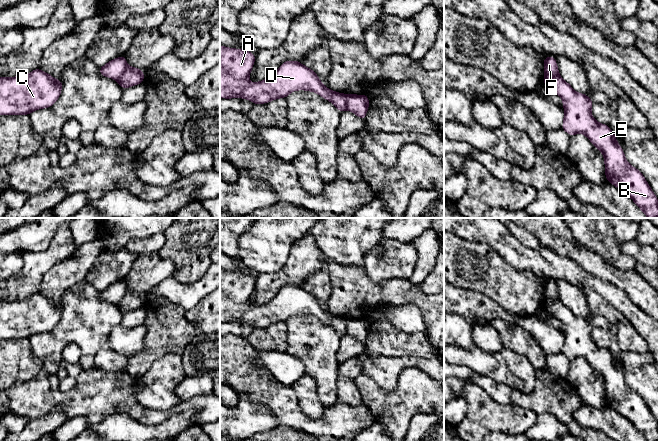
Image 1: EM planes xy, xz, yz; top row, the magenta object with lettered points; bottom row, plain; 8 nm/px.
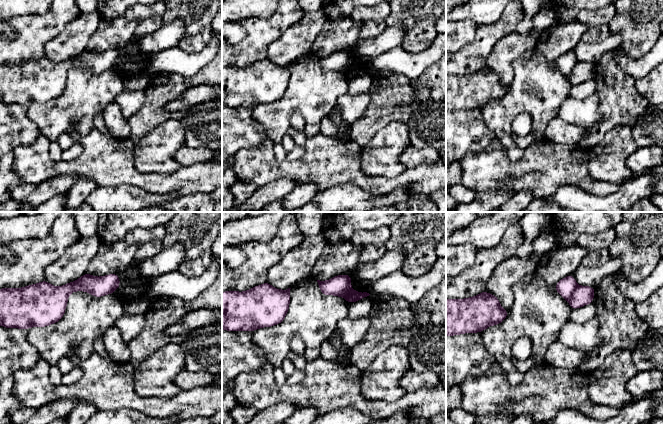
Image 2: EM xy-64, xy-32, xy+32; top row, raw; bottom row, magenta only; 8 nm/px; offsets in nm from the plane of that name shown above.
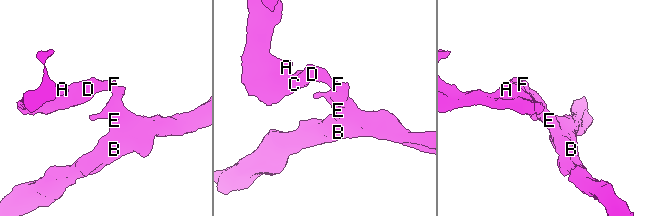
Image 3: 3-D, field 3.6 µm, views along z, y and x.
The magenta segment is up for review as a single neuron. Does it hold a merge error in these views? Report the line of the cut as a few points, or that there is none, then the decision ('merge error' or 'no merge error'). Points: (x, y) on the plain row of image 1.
cut in xy along (128, 290), (118, 305); merge error

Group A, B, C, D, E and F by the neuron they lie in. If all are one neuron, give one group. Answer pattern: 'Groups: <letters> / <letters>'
Groups: A C D F / B E

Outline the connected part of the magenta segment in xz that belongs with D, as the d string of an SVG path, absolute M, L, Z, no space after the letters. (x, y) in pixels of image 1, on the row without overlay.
M220 269L220 321L225 323L238 321L251 324L254 328L263 328L277 322L286 322L292 315L307 314L316 316L332 326L340 336L346 334L346 319L326 312L317 298L299 285L285 285L269 302L251 307L248 301L254 286L255 279L251 276Z

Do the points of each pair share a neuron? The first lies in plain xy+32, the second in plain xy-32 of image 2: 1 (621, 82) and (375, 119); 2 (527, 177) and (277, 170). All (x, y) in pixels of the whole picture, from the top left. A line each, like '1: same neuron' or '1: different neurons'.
1: same neuron
2: same neuron

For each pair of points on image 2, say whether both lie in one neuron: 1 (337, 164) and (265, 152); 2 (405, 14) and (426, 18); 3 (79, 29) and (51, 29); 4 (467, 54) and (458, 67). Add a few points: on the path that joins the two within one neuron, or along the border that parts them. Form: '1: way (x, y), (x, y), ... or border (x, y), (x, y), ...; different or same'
1: way (319, 165), (314, 167), (281, 167); same
2: way (410, 14), (417, 14), (421, 18); same
3: border (80, 13), (45, 44); different
4: way (467, 57), (461, 64); same

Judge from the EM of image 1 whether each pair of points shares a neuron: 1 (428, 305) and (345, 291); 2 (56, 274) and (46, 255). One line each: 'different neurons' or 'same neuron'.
1: same neuron
2: different neurons

